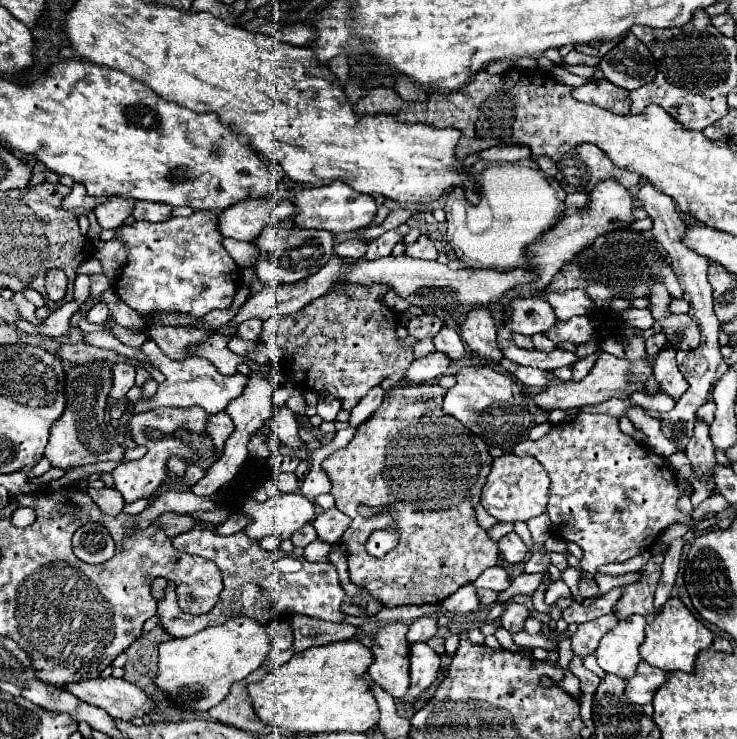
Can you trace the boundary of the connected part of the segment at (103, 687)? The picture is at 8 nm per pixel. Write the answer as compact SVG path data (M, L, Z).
M114 676L82 680L66 686L64 690L72 692L74 696L92 706L106 710L112 718L120 718L126 722L136 716L142 718L146 714L152 714L156 708L154 700L146 696L144 690L140 690L132 682L118 680Z

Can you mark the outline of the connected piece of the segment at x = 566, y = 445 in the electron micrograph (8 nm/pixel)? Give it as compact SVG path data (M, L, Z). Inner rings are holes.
M578 412L572 420L552 426L544 438L516 444L512 452L532 456L548 470L552 480L548 502L552 534L582 548L582 568L588 574L586 580L580 580L584 596L598 592L592 578L602 564L626 562L652 548L670 524L692 520L676 506L680 490L674 470L666 466L662 456L622 434L618 420L612 416Z

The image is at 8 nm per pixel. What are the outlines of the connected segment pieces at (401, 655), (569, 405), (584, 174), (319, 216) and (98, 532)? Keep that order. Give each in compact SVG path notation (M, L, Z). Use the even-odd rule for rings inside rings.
M394 622L378 628L378 634L372 642L372 654L376 656L374 664L368 668L370 678L384 688L392 698L402 698L410 688L408 672L408 648L406 640L408 626Z
M634 336L634 338L624 338L624 350L626 350L626 358L616 358L612 354L606 354L606 352L600 352L594 368L590 370L590 374L580 380L580 382L574 382L574 380L568 380L568 382L562 382L558 380L554 374L550 374L550 386L536 394L536 396L530 396L530 400L536 404L536 406L542 406L546 410L572 410L572 408L582 408L582 406L588 406L588 404L602 404L610 398L628 398L632 396L634 392L646 392L644 388L644 380L648 380L648 376L652 376L652 364L650 360L646 360L646 338L644 336Z
M580 144L572 148L572 152L564 154L558 164L556 180L564 188L564 192L592 192L592 188L606 180L616 178L626 188L632 188L640 182L636 172L616 168L612 160L594 144Z
M332 182L328 186L320 186L320 188L310 188L310 190L298 192L296 208L300 210L300 214L294 216L294 224L298 228L328 230L332 234L362 230L362 228L370 226L372 218L376 216L376 202L374 202L374 198L354 192L344 182Z
M86 524L76 530L74 554L88 564L102 564L114 556L114 540L102 524Z

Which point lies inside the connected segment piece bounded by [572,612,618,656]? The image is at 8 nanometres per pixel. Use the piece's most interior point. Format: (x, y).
(585, 641)

